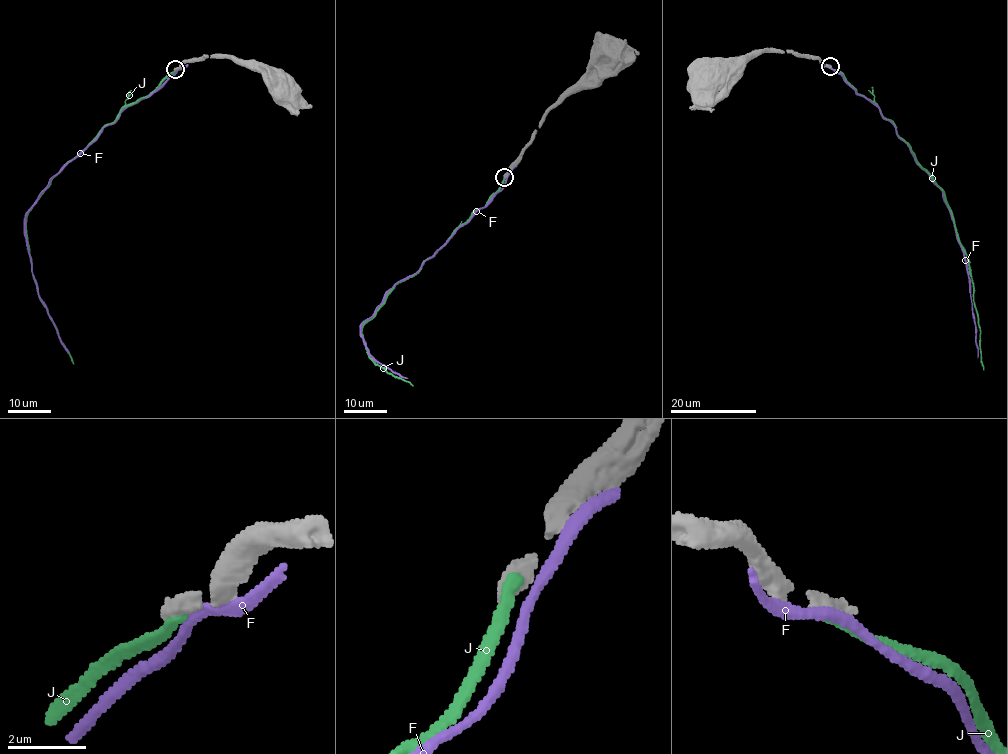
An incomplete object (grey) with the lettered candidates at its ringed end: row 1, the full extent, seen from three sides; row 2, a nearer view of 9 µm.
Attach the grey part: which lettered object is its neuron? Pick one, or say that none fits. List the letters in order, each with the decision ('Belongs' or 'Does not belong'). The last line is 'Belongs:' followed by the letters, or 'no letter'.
F: Does not belong
J: Does not belong
Belongs: no letter

